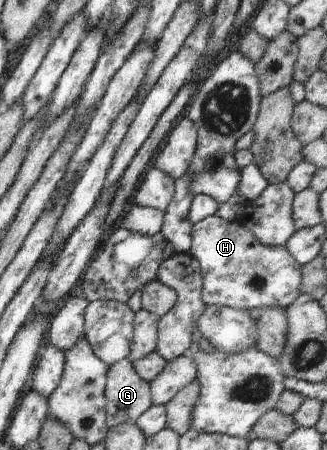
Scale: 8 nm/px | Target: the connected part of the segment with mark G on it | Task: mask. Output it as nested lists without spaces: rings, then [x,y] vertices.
[[[127,358],[109,367],[105,395],[109,428],[127,422],[136,424],[153,405],[149,384],[138,376]]]

